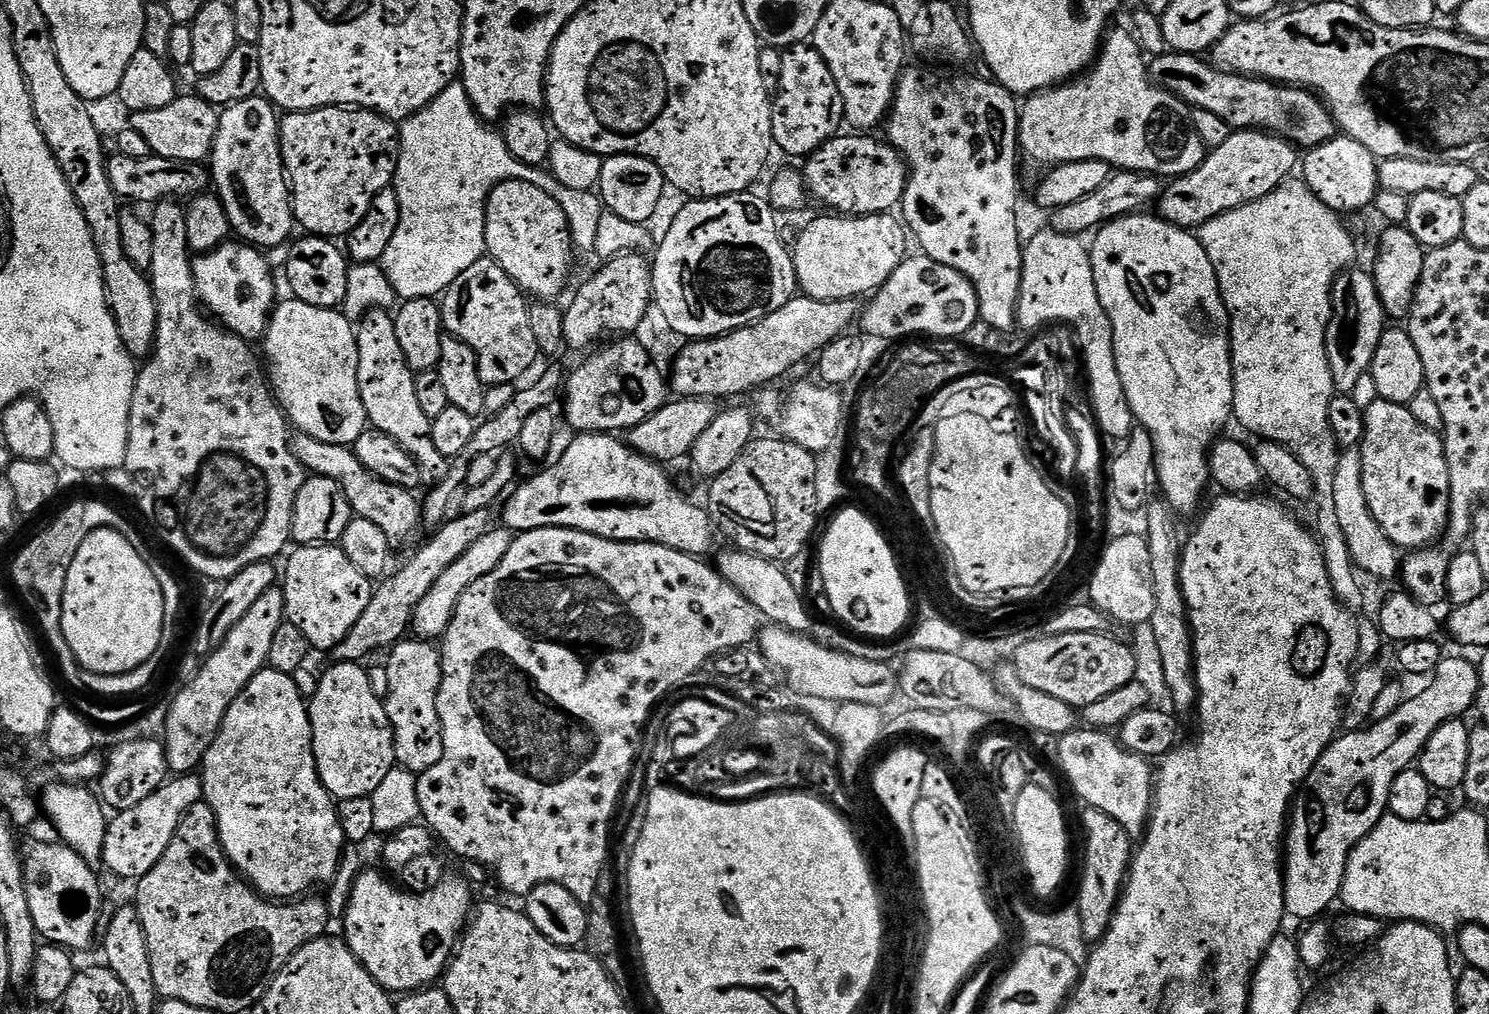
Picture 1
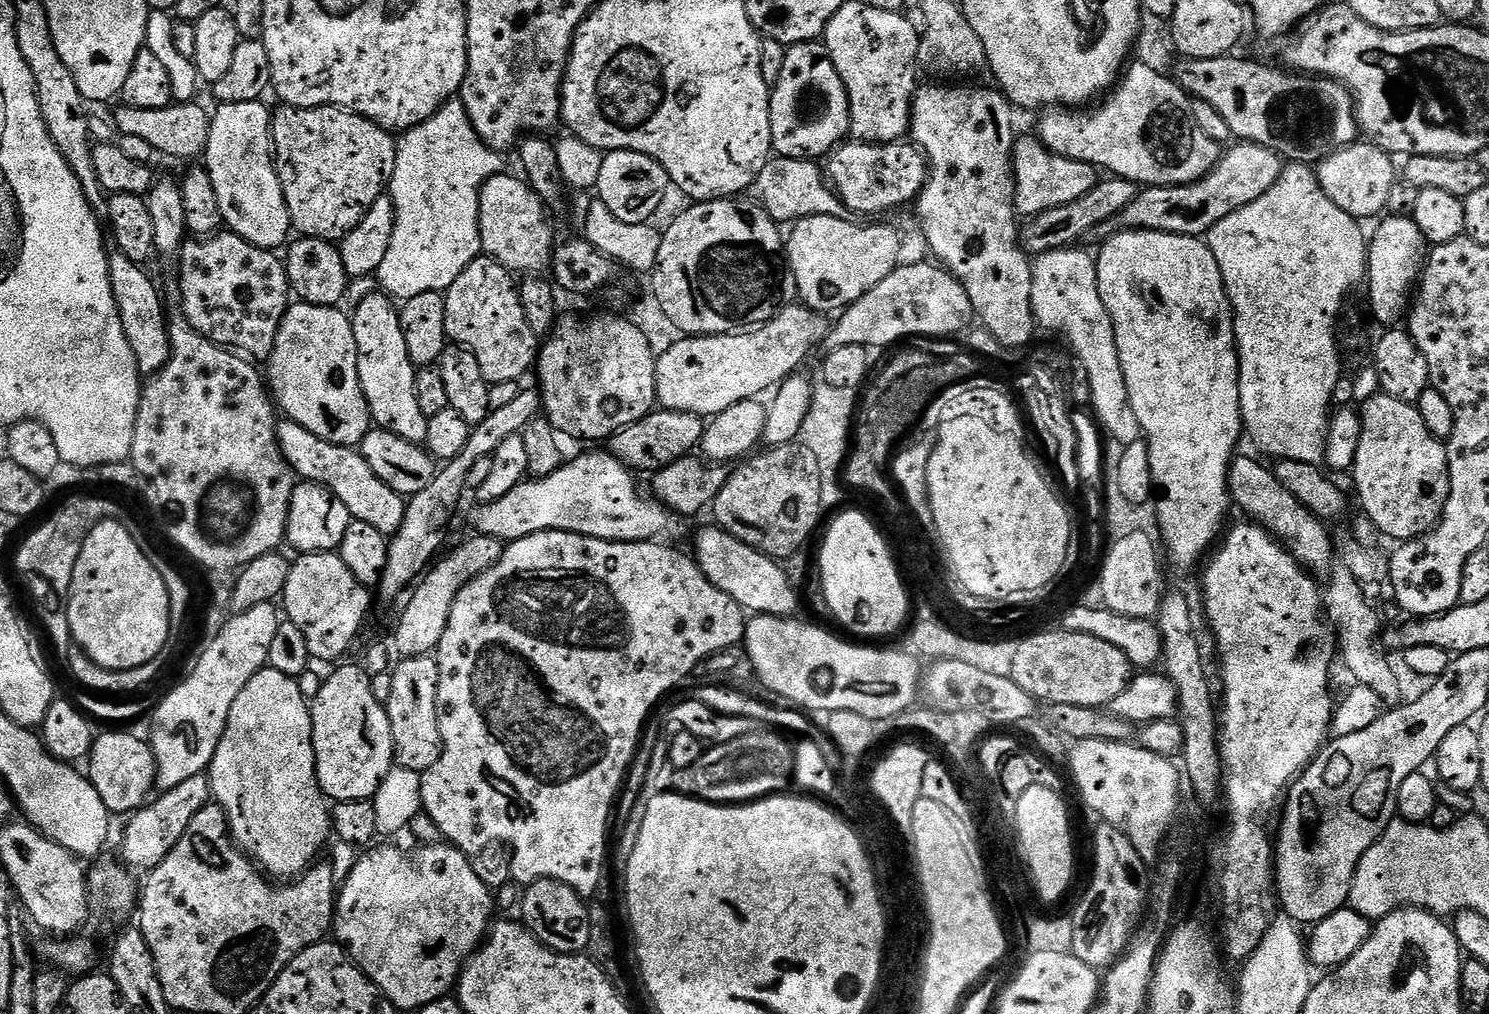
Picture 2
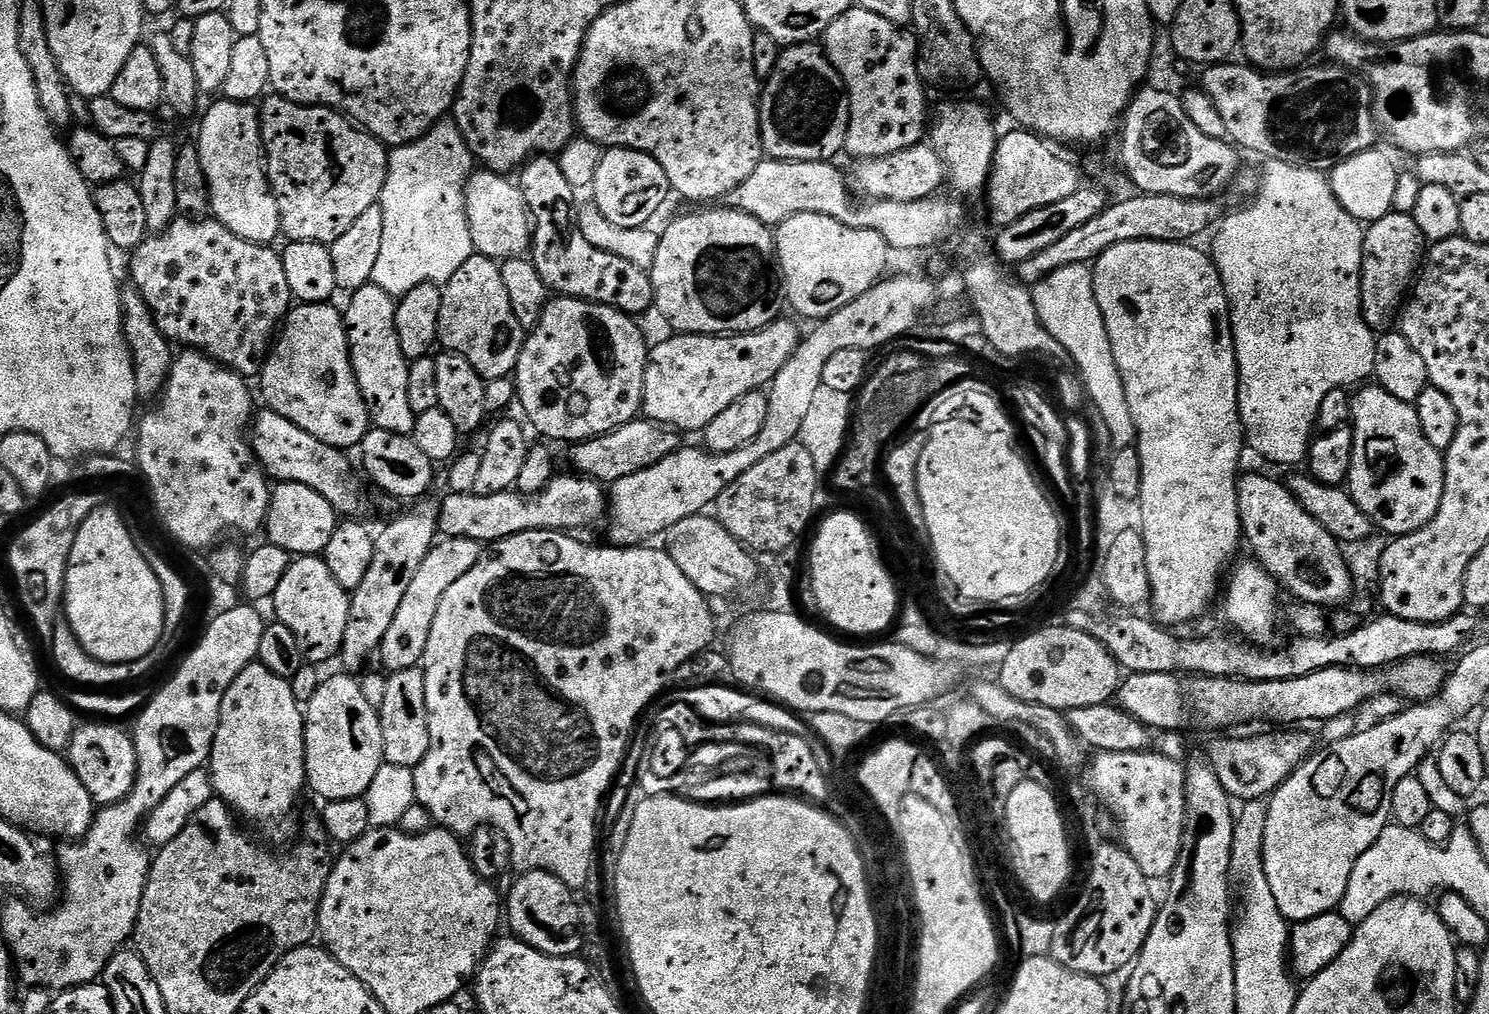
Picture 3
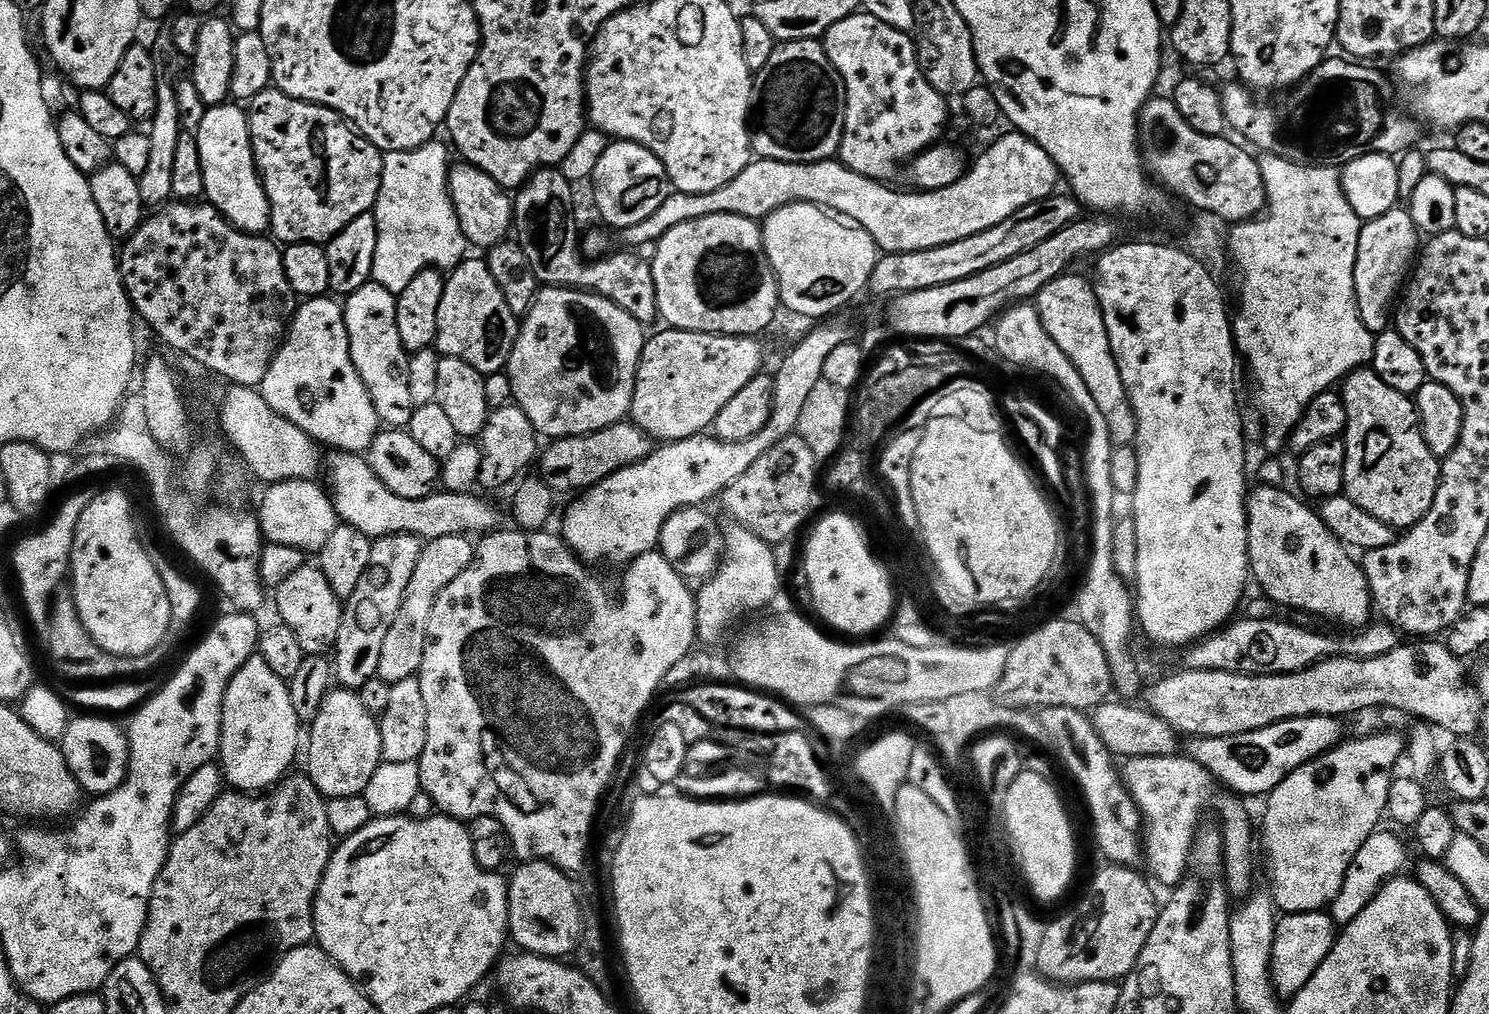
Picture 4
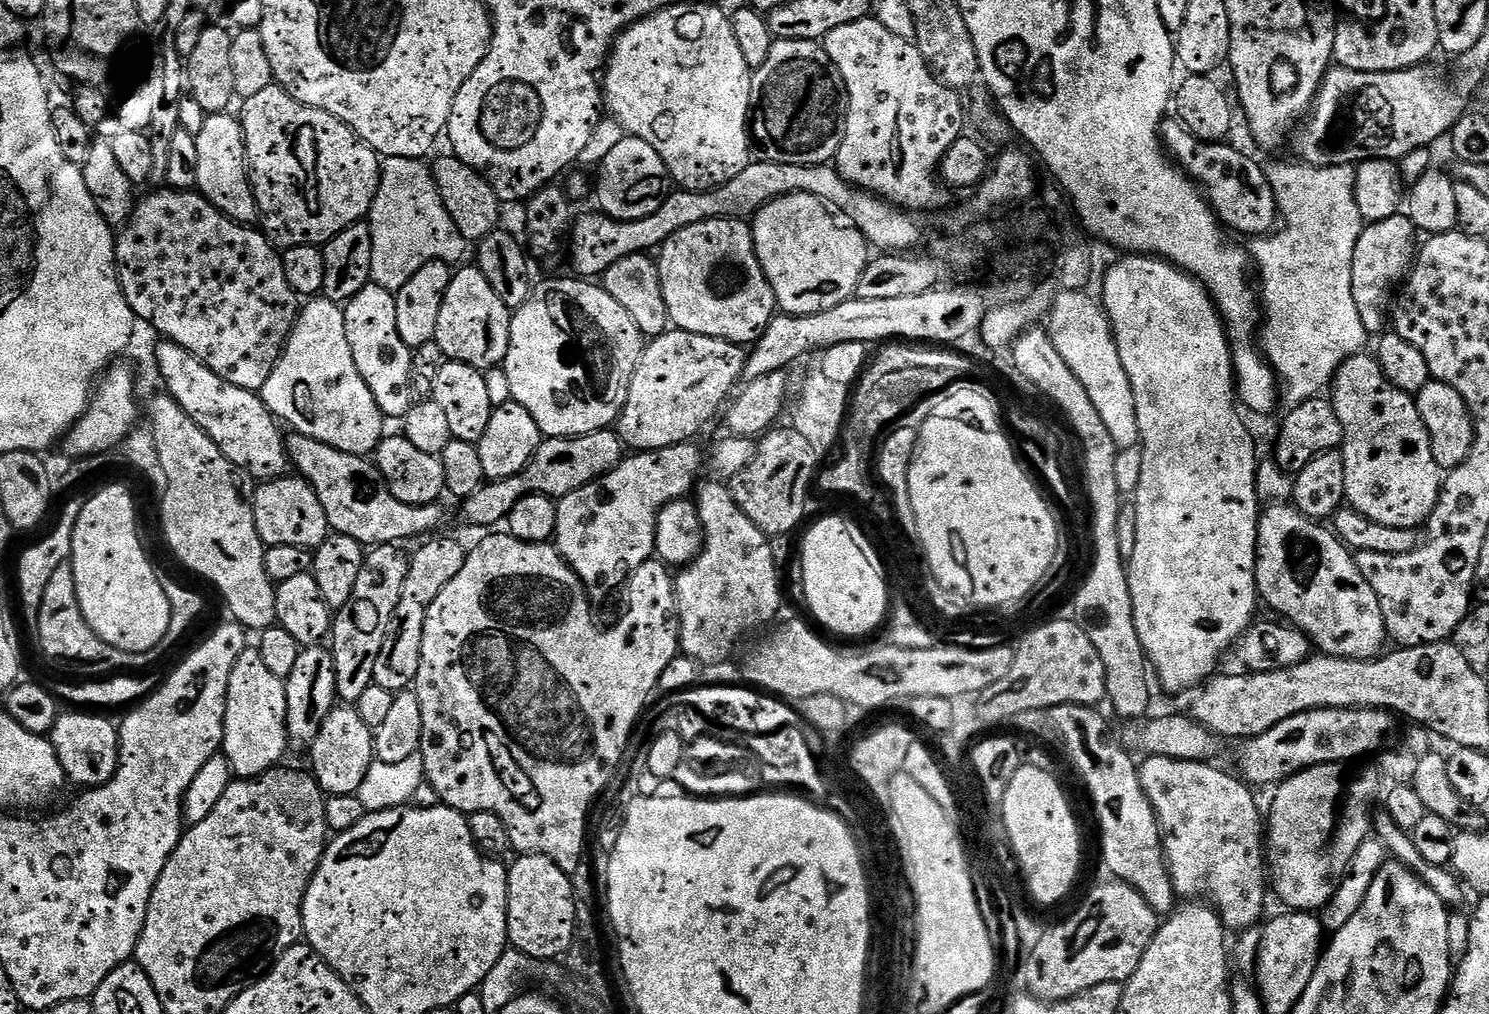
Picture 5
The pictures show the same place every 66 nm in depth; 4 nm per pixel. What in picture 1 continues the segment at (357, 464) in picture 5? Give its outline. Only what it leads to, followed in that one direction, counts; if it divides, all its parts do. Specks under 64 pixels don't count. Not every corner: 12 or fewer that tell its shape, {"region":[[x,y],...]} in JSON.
{"region":[[606,432],[503,501],[514,534],[569,528],[704,558],[711,516]]}

